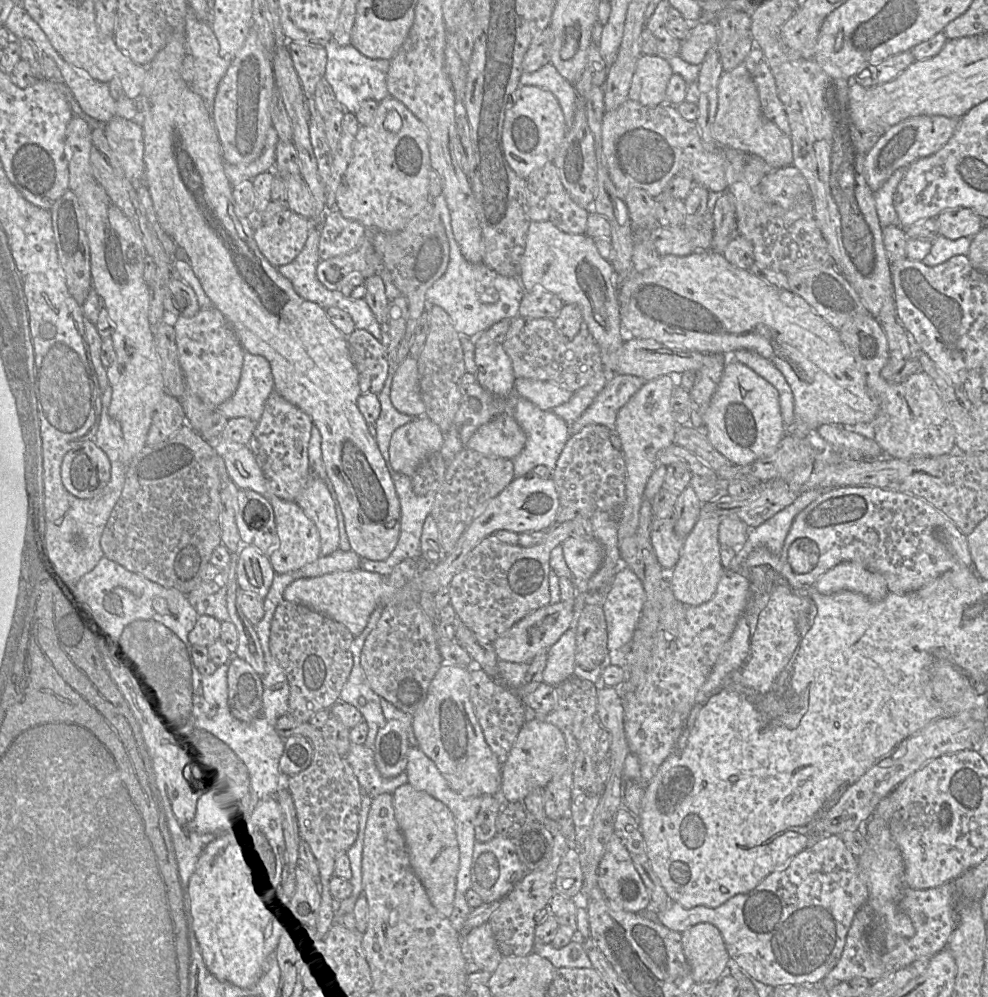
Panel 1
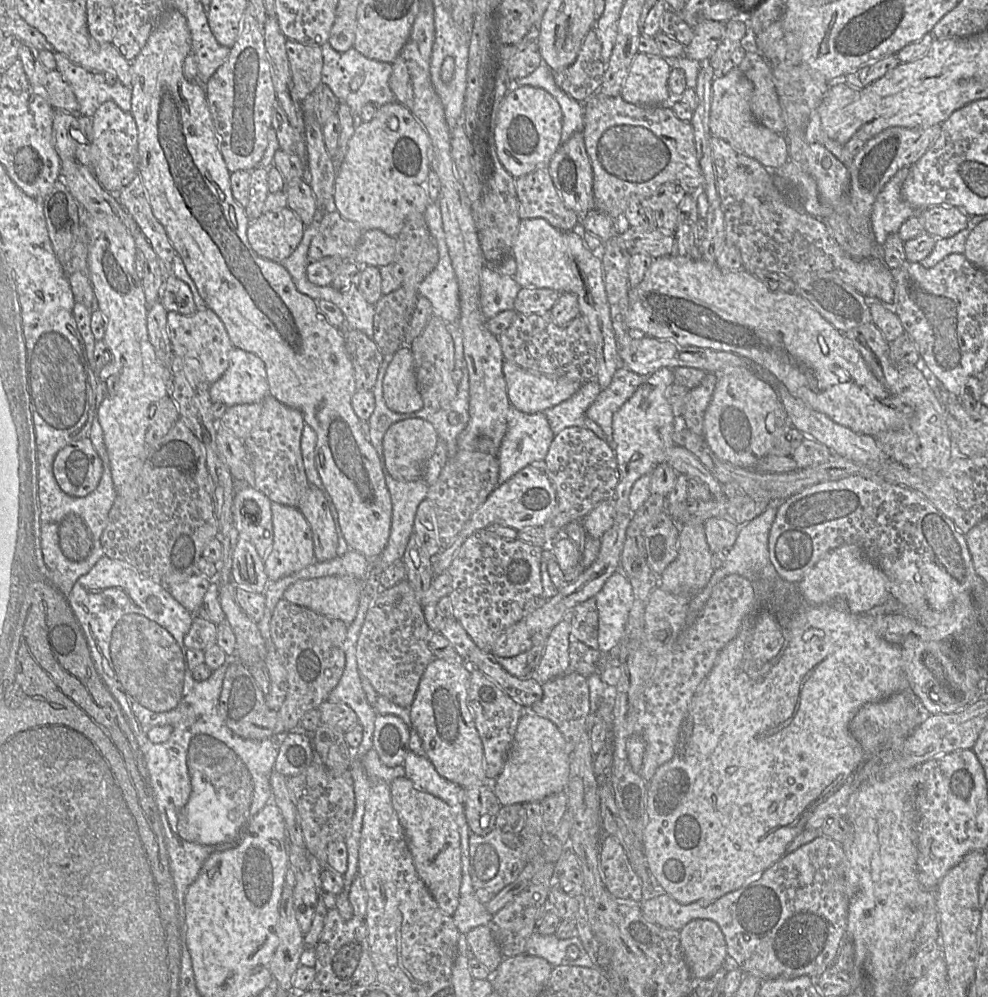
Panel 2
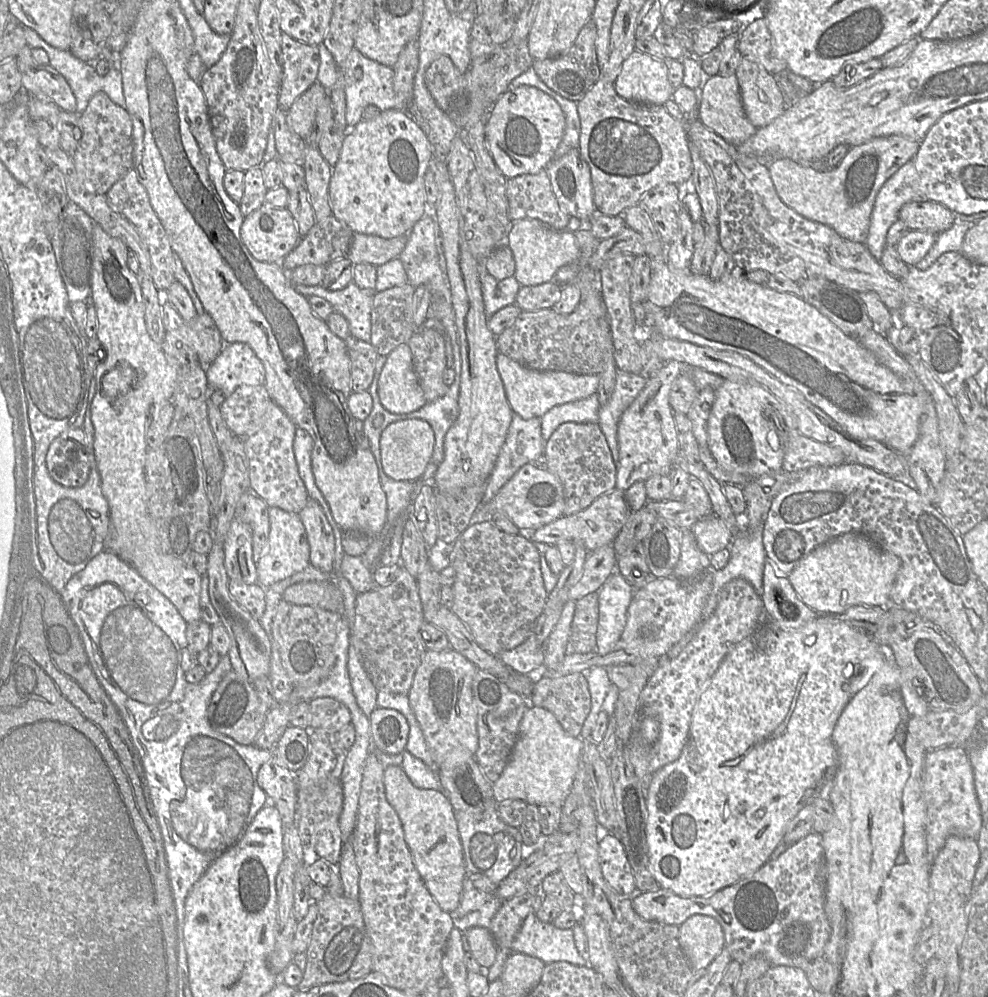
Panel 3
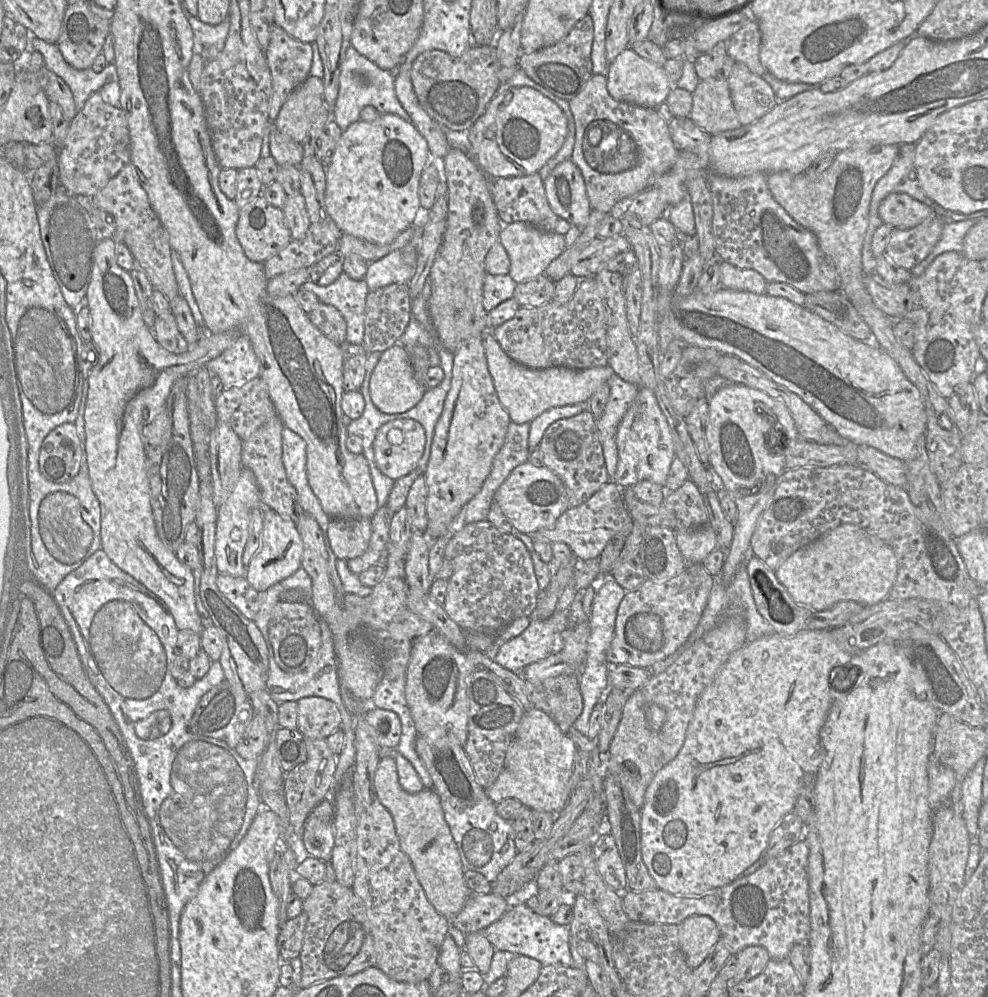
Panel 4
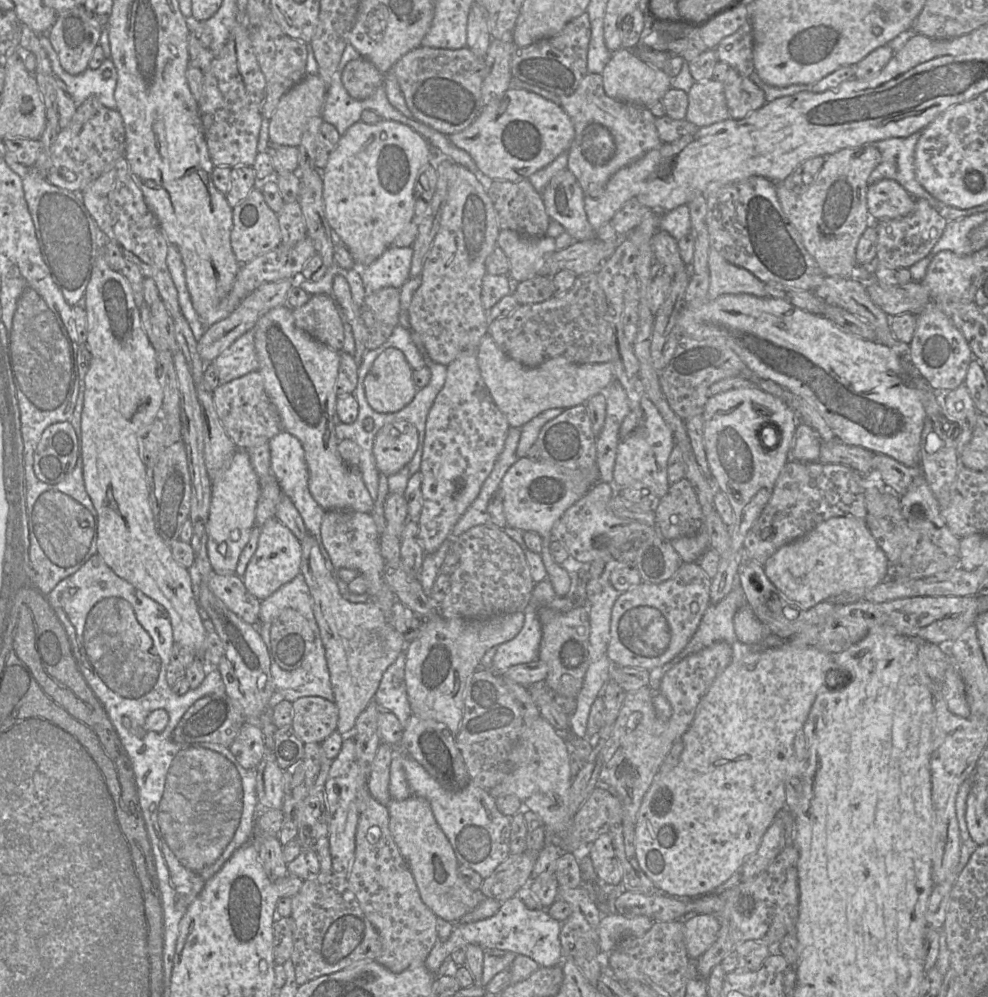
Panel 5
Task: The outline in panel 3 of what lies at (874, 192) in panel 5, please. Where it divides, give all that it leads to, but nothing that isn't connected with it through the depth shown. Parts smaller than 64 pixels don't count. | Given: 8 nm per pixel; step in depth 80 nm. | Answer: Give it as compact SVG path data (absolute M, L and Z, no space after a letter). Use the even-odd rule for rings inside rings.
M911 201L902 206L898 220L910 230L921 230L936 235L954 224L954 214L944 205L933 201Z

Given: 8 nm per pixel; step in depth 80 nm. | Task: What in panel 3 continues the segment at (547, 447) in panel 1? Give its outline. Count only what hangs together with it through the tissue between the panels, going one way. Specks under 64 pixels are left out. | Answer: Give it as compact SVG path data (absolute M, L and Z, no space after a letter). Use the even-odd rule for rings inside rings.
M513 413L513 418L507 431L505 441L498 454L494 468L487 480L482 503L488 503L500 488L525 464L532 463L540 455L545 455L546 440L541 433L540 418L523 419Z

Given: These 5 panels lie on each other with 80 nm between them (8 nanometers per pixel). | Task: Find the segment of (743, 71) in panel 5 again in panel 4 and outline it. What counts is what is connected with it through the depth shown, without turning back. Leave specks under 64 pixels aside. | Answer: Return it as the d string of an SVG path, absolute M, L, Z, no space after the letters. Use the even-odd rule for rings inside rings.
M751 18L727 41L727 54L736 62L744 63L753 73L768 73L760 60L761 32L756 20Z

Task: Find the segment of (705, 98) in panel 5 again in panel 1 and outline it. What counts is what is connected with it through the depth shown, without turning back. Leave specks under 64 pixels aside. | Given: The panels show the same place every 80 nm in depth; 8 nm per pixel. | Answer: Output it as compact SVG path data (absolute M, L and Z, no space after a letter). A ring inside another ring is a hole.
M744 63L724 72L719 80L718 107L712 135L720 147L756 155L773 169L783 168L793 162L791 139L762 114L757 87Z

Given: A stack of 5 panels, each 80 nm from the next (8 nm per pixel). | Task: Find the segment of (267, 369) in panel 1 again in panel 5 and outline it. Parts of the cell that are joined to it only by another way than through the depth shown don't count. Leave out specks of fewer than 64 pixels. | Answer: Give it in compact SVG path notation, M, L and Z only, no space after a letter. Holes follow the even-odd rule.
M254 329L241 335L212 363L218 370L221 385L258 370L259 362L254 344Z

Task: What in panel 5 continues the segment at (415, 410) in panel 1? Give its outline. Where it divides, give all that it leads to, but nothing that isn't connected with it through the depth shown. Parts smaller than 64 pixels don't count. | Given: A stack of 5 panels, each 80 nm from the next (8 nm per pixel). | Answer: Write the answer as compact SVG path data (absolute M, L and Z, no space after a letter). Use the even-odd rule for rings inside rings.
M397 348L382 351L364 379L368 404L377 412L398 412L414 398L418 388L412 379L413 369Z

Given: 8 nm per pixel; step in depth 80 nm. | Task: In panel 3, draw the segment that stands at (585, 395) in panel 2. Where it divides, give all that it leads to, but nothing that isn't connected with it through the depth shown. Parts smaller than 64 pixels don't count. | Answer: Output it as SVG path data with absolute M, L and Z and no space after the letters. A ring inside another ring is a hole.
M596 392L587 398L555 406L541 418L541 433L547 440L565 422L596 423L600 404Z

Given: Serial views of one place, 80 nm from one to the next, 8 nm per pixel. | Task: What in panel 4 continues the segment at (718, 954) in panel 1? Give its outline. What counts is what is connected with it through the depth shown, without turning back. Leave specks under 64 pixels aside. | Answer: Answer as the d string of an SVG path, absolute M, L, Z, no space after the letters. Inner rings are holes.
M695 915L679 925L679 944L691 969L697 968L711 953L721 932L716 922L707 915Z

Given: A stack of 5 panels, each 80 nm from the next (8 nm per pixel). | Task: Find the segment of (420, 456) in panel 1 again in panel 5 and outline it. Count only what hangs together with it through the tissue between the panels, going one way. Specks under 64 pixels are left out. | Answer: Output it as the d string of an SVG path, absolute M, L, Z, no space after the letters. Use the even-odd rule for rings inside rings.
M395 421L382 427L373 445L375 464L380 473L390 476L399 472L413 458L418 447L418 431L408 421Z

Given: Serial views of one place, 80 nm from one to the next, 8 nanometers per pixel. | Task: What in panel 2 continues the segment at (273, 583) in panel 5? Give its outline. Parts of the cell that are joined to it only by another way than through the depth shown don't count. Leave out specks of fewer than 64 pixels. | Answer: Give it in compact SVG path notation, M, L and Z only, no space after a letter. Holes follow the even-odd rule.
M271 502L273 543L264 560L269 582L292 575L315 561L312 531L309 523L297 507Z

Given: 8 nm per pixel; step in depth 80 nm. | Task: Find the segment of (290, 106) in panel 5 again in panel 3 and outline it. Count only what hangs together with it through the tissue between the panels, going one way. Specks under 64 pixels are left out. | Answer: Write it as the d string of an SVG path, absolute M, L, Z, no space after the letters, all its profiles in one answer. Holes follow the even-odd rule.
M317 81L286 111L289 128L302 139L305 140L313 130L318 107L327 95L328 90Z

